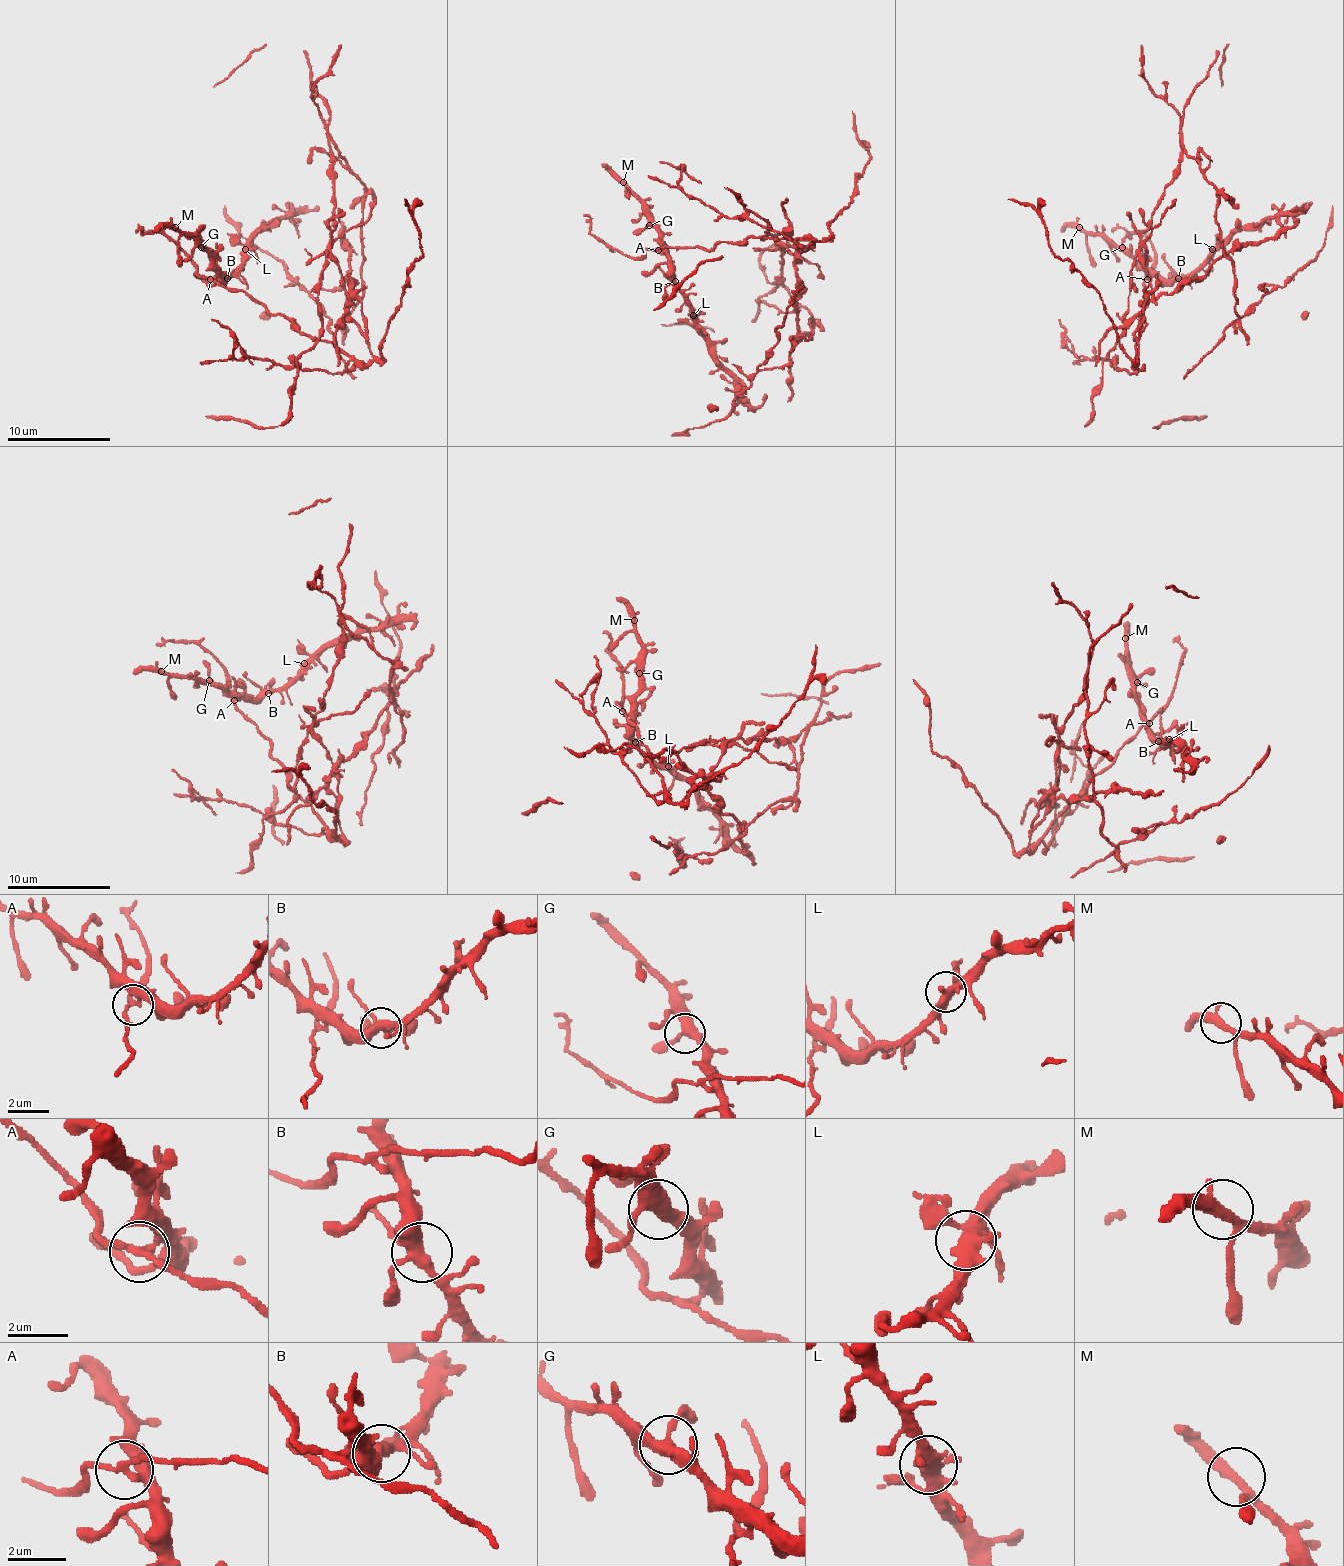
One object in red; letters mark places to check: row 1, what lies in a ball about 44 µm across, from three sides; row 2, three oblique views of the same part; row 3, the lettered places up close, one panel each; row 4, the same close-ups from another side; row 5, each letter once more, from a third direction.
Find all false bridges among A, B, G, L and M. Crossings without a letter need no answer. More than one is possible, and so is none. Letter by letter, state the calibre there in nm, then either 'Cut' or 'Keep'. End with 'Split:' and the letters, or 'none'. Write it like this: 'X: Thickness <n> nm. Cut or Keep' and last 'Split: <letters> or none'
A: Thickness 200 nm. Cut
B: Thickness 360 nm. Keep
G: Thickness 360 nm. Keep
L: Thickness 400 nm. Keep
M: Thickness 280 nm. Keep
Split: A

